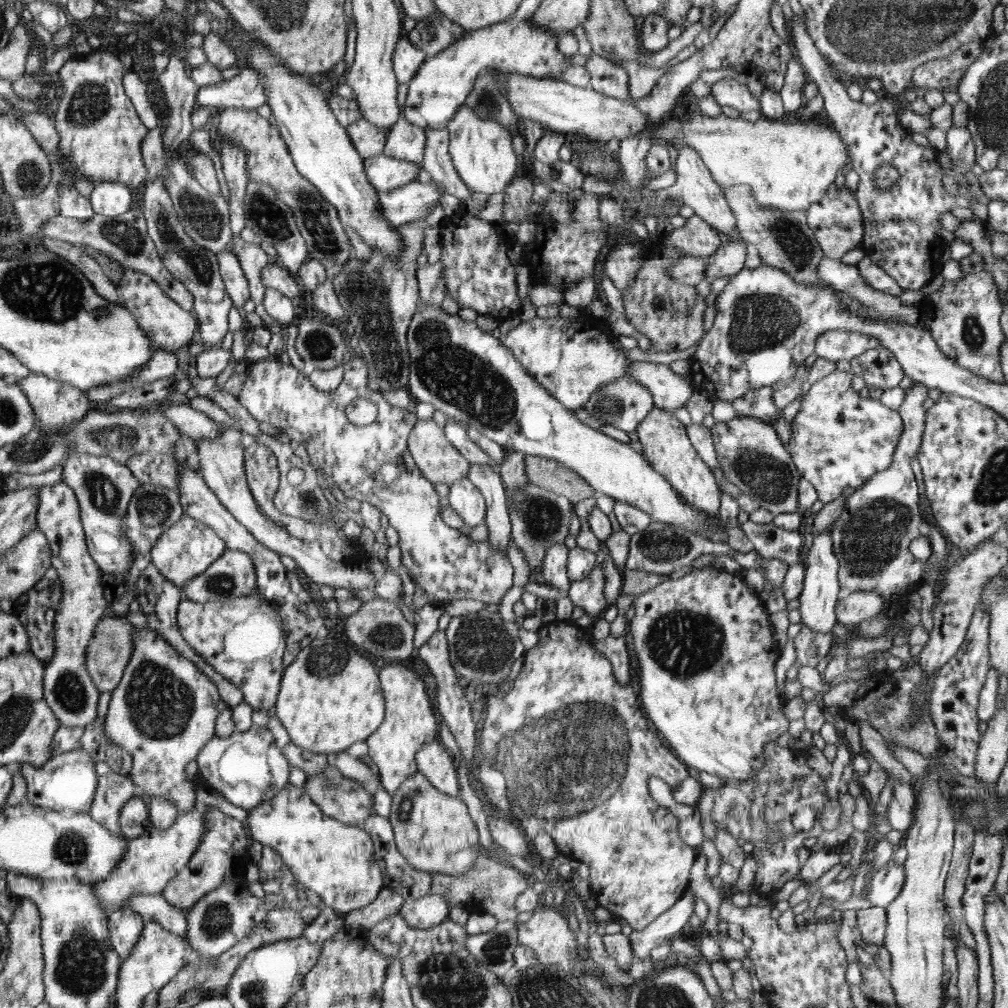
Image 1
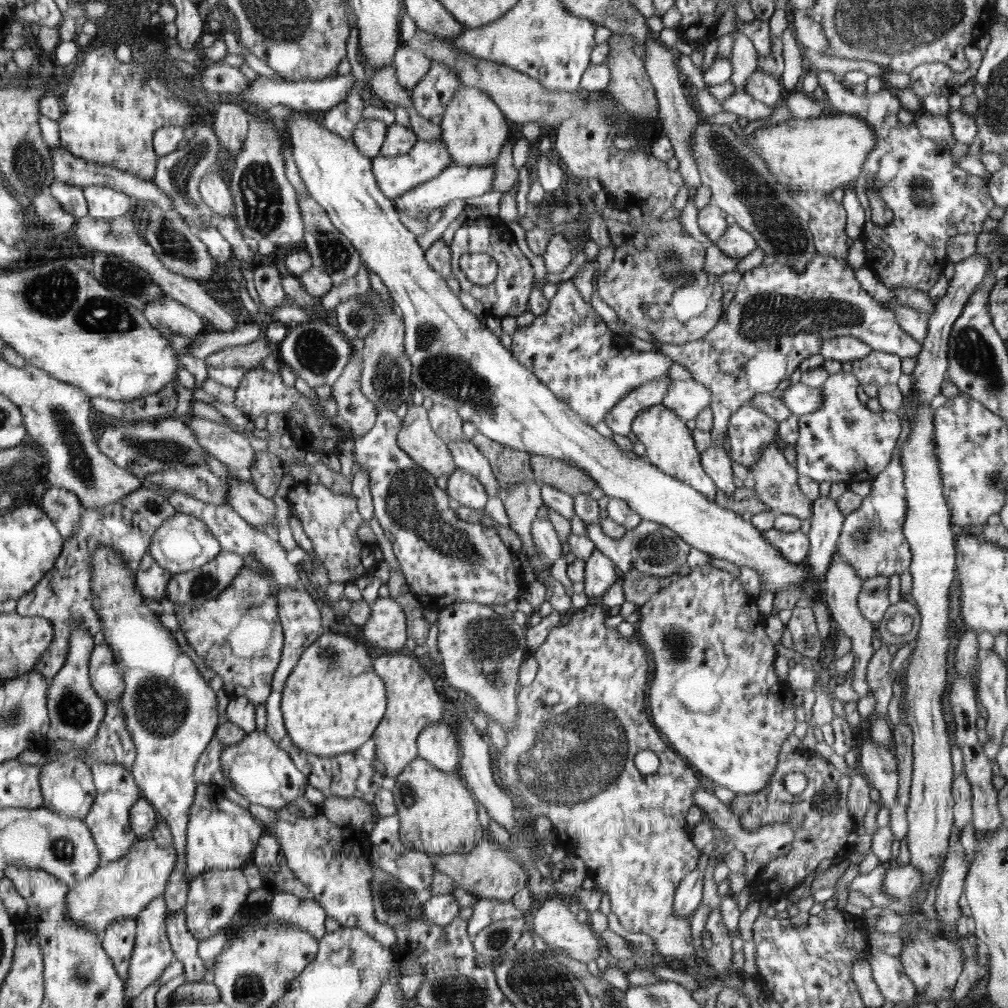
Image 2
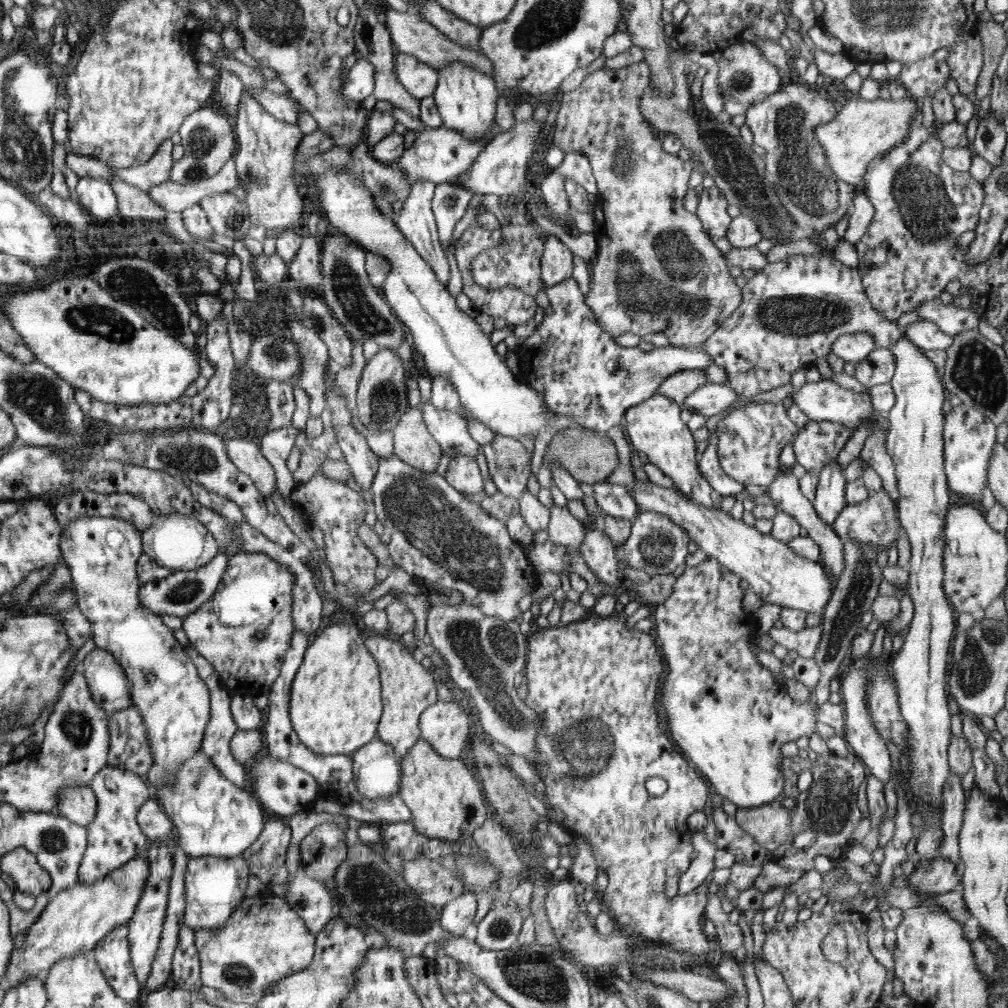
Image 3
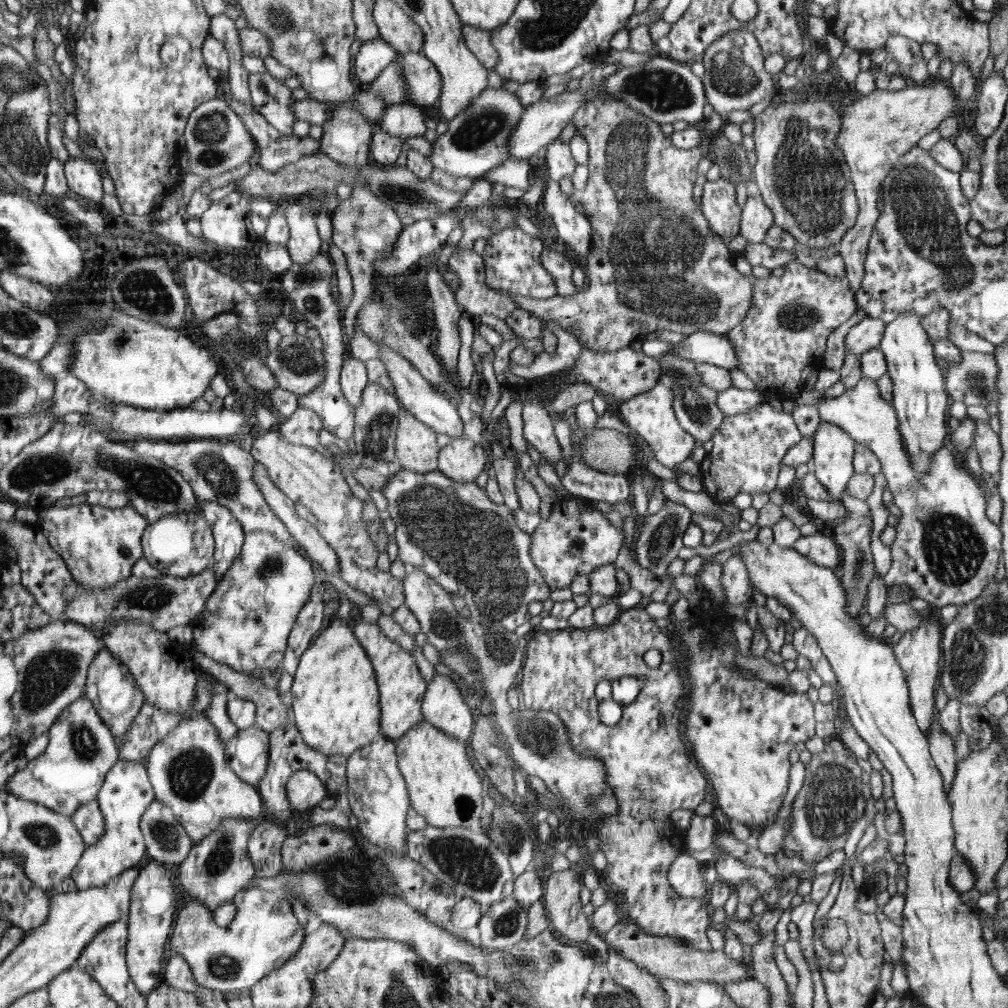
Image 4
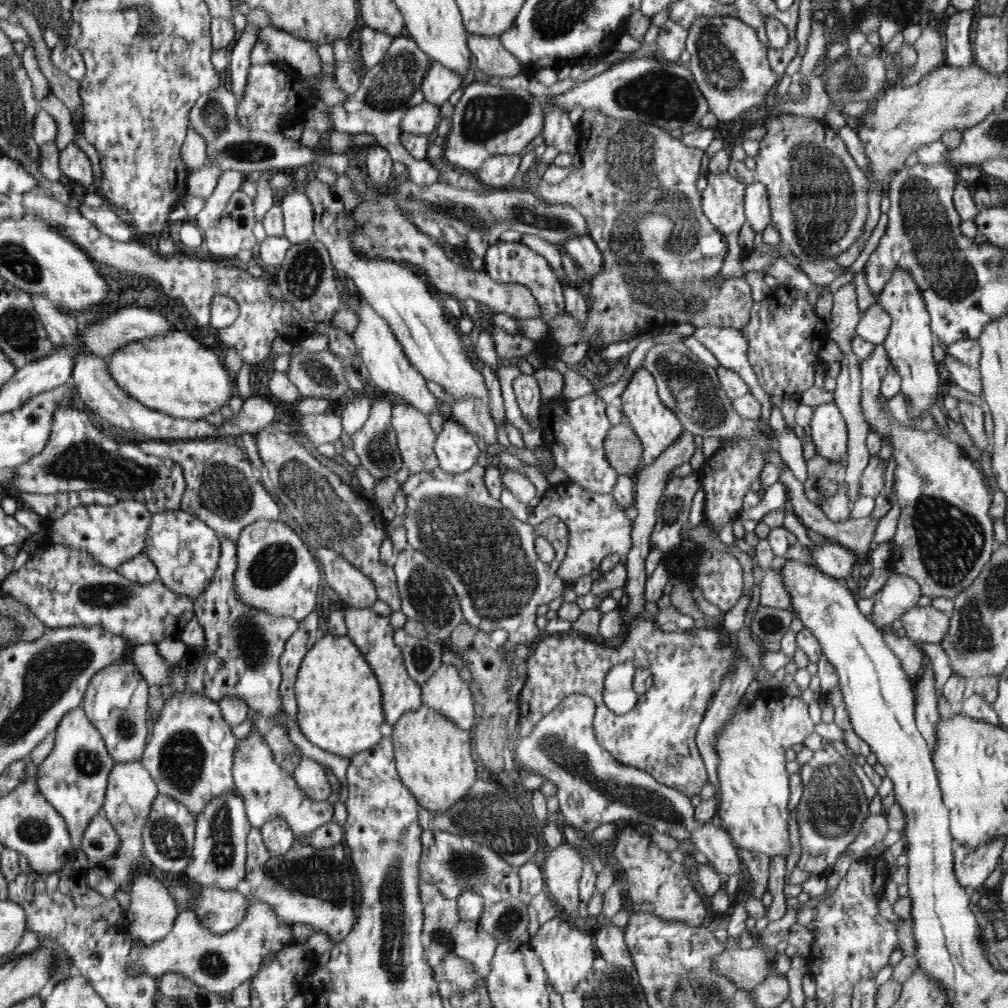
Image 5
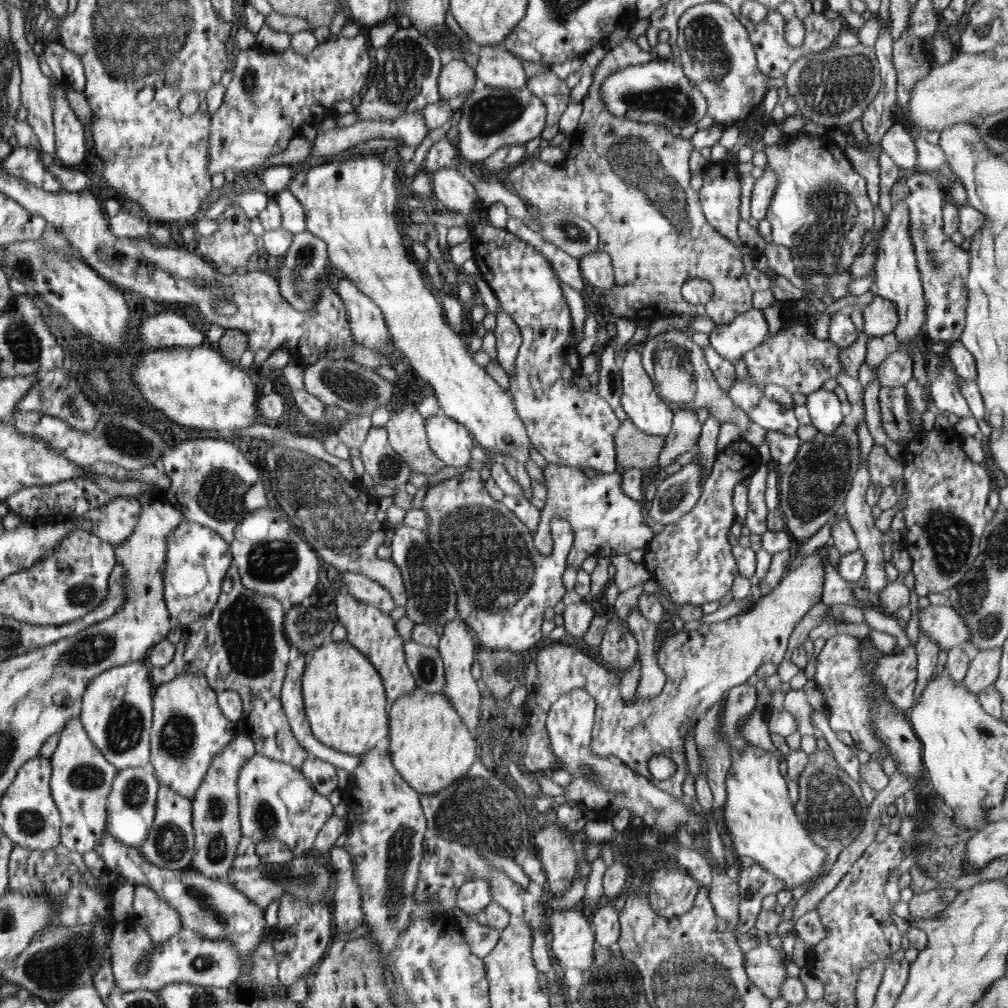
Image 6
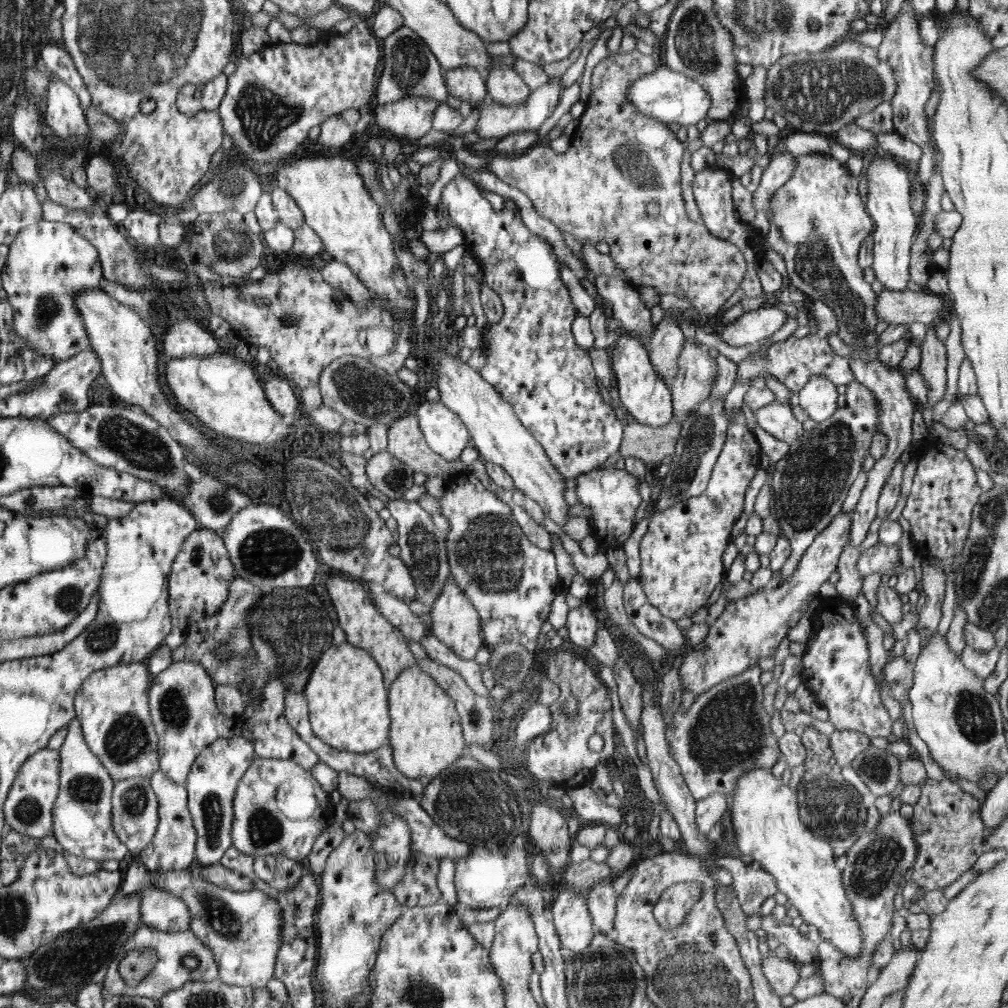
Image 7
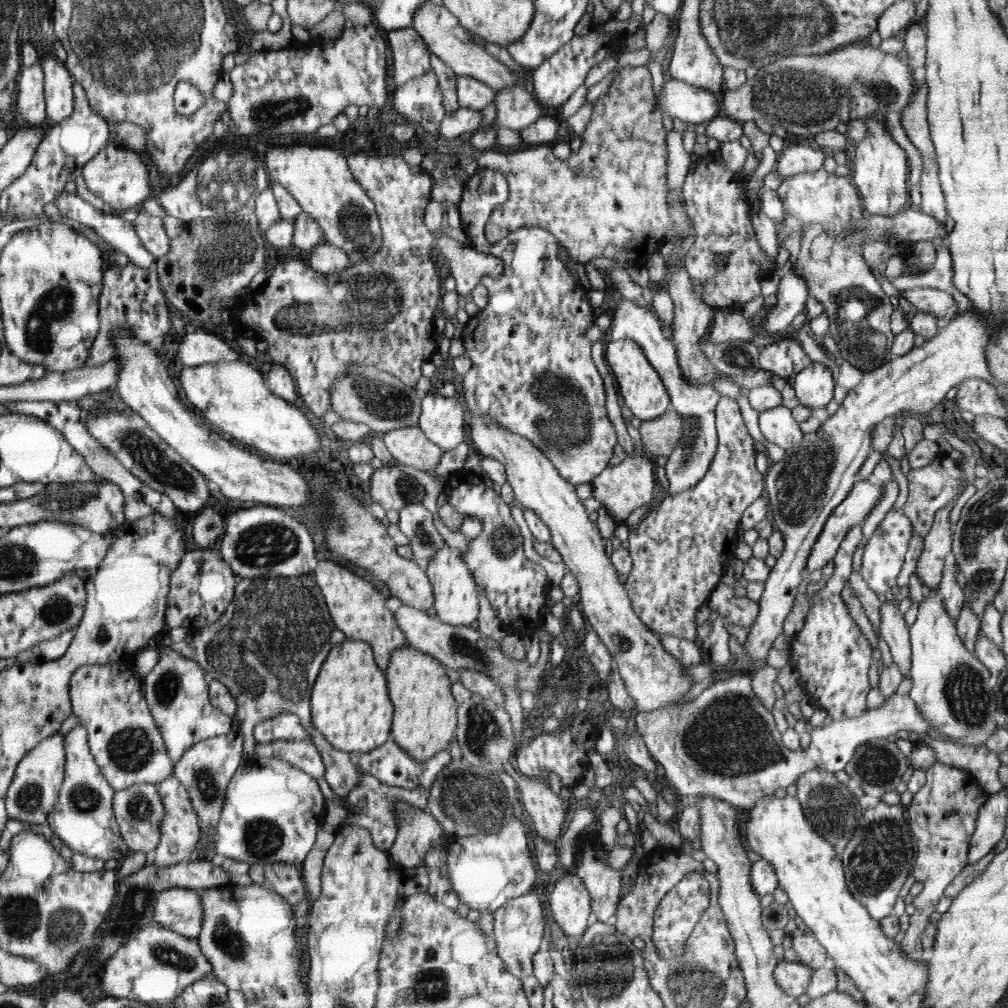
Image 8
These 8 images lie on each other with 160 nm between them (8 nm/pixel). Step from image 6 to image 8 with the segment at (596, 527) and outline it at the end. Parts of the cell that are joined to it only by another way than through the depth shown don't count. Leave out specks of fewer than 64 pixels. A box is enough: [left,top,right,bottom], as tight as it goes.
[591,454,654,526]

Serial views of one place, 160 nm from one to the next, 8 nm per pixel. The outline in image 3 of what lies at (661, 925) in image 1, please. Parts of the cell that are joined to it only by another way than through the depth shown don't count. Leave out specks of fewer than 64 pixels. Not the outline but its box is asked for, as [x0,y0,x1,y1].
[678,831,715,896]

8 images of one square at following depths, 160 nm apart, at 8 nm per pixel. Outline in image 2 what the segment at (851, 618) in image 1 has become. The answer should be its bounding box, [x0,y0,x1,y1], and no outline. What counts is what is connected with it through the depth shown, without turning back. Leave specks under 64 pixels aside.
[856,575,891,624]

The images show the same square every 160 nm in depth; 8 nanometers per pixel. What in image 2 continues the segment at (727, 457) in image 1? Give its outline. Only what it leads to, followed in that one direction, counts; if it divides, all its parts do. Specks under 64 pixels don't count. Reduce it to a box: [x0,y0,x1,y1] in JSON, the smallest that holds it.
[748,442,813,520]

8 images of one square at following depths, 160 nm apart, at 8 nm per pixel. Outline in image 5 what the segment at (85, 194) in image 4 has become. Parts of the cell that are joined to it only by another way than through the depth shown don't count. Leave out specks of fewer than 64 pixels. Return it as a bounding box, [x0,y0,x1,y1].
[59,141,93,190]

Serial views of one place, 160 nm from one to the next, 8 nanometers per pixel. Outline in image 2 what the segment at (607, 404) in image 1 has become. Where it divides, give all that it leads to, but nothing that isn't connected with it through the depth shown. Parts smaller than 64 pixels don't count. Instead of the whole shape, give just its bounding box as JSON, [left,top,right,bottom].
[604,378,669,436]

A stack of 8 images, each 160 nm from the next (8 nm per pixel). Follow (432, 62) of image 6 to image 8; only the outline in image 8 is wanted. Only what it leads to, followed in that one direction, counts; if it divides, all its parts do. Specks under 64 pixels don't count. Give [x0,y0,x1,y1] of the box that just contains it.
[387,28,431,88]

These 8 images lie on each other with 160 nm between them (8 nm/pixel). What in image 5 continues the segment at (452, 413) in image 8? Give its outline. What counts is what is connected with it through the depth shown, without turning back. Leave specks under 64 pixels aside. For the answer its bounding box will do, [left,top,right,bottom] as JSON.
[435,418,480,474]

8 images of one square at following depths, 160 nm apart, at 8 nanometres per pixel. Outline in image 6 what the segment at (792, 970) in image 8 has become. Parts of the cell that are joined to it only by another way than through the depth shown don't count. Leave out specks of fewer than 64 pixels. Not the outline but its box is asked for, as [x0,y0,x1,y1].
[745,942,788,1000]

